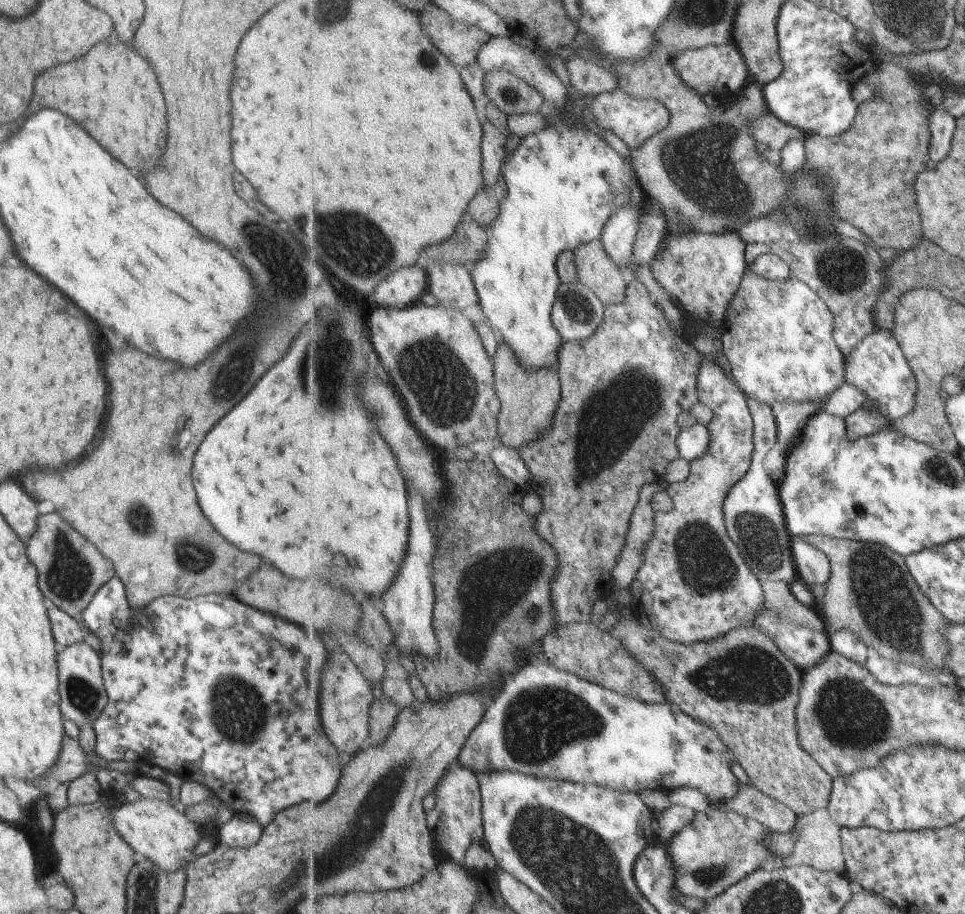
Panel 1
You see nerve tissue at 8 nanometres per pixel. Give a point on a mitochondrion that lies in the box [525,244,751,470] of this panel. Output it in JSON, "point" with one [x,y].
{"point":[581,312]}

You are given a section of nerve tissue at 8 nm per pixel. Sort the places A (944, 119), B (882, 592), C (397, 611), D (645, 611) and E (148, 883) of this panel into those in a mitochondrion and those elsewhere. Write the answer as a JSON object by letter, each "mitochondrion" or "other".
{"A":"other","B":"mitochondrion","C":"other","D":"other","E":"mitochondrion"}

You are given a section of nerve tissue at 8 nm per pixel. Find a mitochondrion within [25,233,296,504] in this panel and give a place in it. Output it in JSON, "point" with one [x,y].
{"point":[245,358]}

